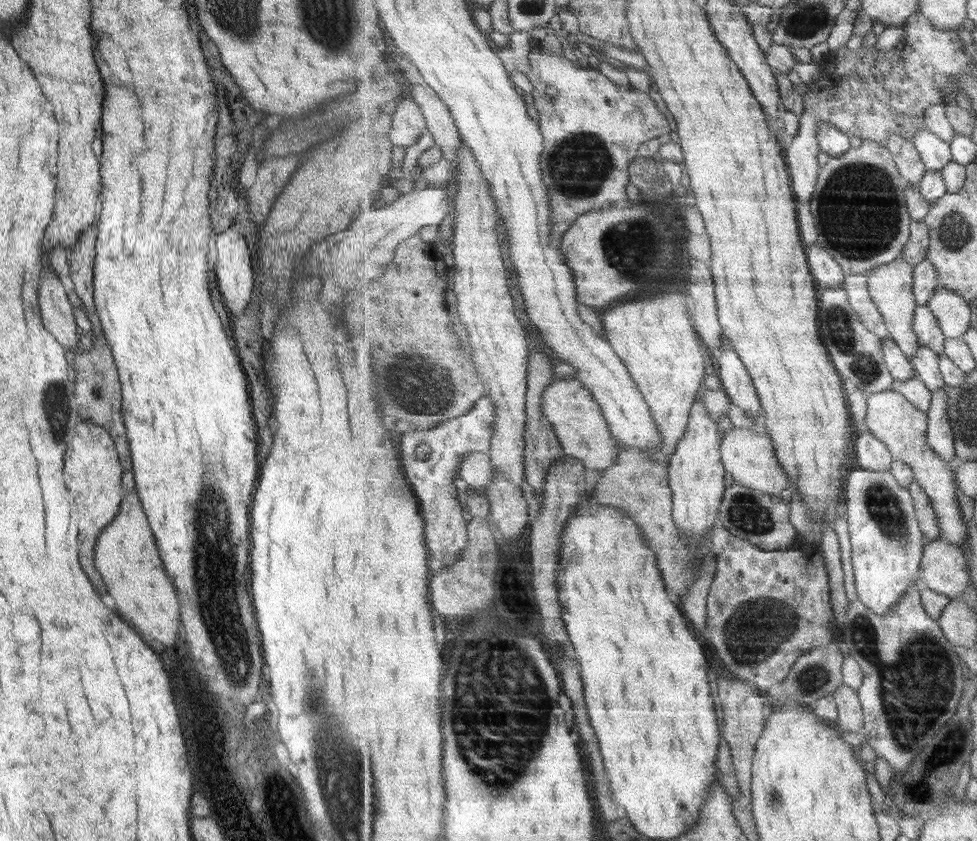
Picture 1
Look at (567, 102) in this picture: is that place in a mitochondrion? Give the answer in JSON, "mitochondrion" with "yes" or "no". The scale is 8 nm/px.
{"mitochondrion":"no"}

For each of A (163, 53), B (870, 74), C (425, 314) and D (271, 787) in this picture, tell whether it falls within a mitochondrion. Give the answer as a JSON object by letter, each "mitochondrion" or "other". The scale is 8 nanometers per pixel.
{"A":"other","B":"other","C":"other","D":"other"}

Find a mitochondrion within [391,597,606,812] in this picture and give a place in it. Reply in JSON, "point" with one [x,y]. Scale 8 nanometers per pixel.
{"point":[484,767]}

